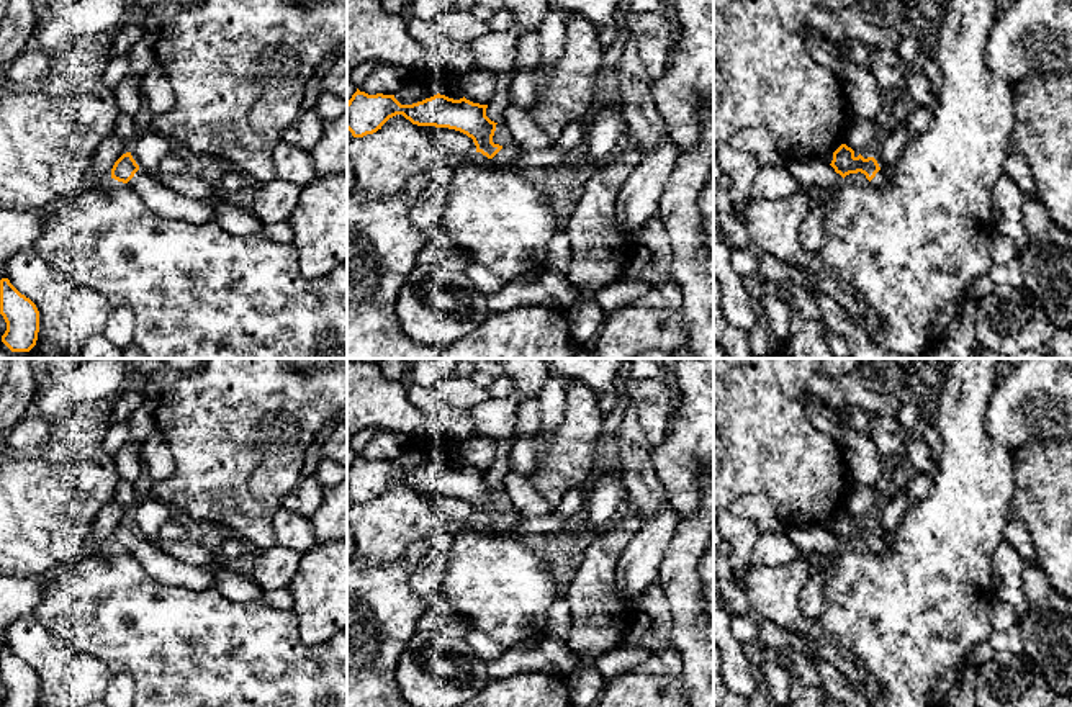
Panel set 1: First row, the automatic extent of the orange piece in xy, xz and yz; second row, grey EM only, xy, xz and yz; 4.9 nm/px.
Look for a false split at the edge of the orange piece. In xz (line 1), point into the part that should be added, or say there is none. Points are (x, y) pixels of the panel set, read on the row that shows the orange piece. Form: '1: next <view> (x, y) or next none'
1: next xz (506, 157)

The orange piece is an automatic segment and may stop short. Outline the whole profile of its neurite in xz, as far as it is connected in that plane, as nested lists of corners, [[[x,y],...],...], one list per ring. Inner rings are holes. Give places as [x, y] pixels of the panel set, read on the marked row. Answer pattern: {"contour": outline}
{"contour": [[[357,92],[347,101],[347,129],[354,137],[373,134],[393,116],[403,115],[412,124],[435,126],[460,131],[473,139],[476,152],[493,159],[498,165],[511,169],[524,152],[517,144],[499,146],[493,142],[494,121],[486,116],[488,105],[434,95],[412,105],[401,105],[394,95],[368,95]]]}

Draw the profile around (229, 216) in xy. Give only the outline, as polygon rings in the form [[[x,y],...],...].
[[[221,191],[205,196],[211,203],[214,224],[234,236],[252,236],[263,229],[263,224],[252,209],[236,205]]]

